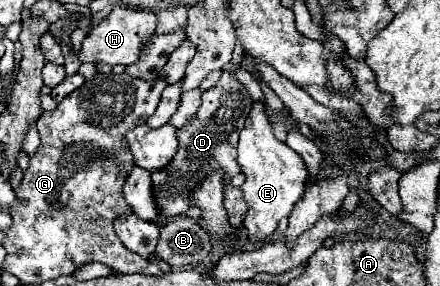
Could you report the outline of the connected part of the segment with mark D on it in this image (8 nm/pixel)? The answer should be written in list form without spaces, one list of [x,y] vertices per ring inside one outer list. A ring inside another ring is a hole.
[[[228,71],[222,73],[216,87],[206,91],[202,95],[202,105],[194,119],[186,123],[186,127],[178,129],[178,151],[170,159],[170,163],[160,169],[152,171],[152,193],[154,201],[160,211],[160,223],[178,217],[182,213],[188,213],[194,203],[190,199],[194,187],[202,183],[202,179],[210,177],[214,171],[222,171],[222,183],[228,185],[234,175],[240,173],[240,167],[236,163],[236,143],[238,143],[238,131],[244,127],[246,115],[250,111],[250,95],[246,87],[234,79]]]

